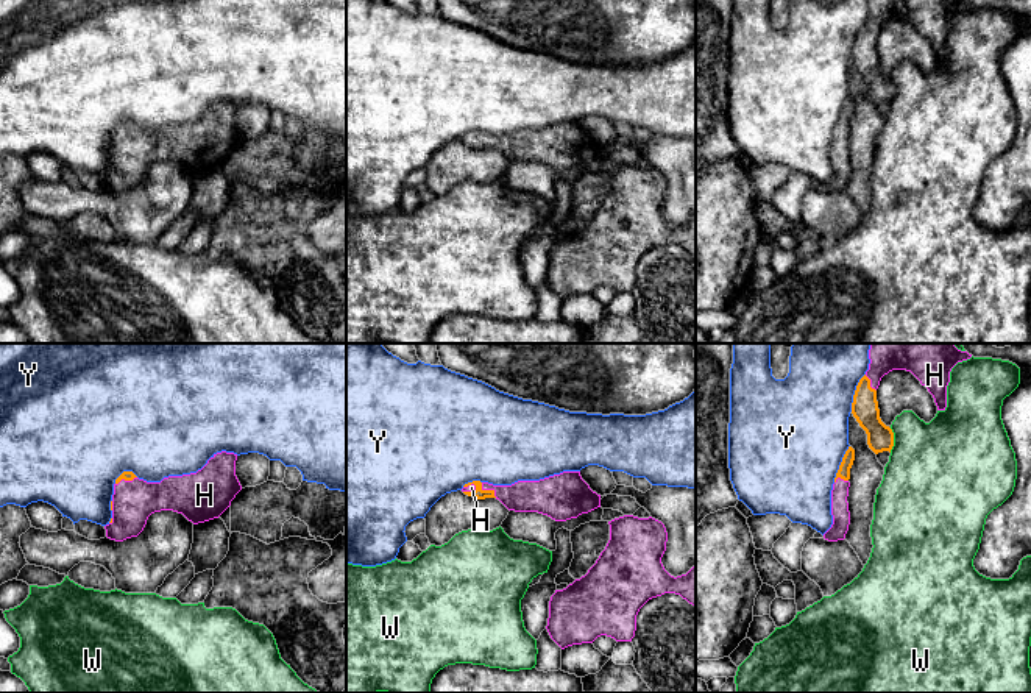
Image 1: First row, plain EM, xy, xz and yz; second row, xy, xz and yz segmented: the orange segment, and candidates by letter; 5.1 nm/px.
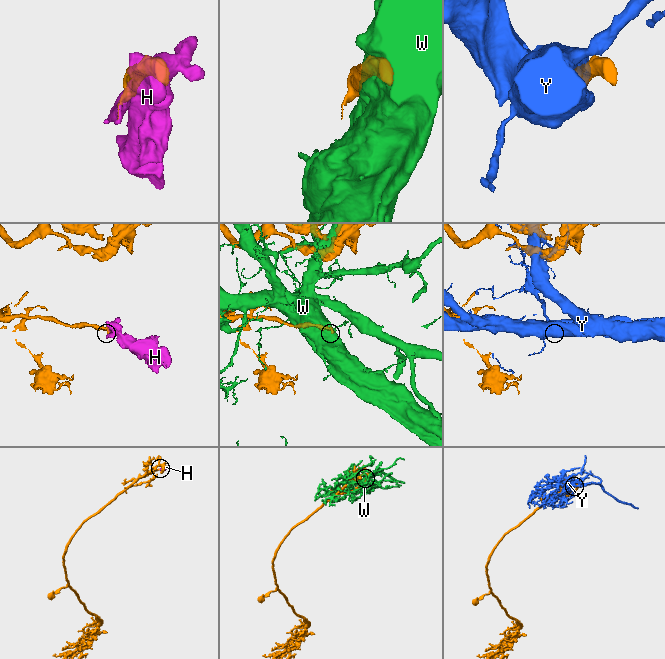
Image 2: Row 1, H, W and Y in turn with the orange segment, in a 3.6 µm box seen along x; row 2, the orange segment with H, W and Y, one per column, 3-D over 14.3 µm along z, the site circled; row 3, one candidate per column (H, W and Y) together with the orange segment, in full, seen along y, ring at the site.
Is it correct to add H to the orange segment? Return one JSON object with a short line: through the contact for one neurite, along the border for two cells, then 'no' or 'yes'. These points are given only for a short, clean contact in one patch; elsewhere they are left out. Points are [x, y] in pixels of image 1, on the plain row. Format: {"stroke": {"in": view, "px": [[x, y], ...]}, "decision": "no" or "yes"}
{"decision": "yes"}

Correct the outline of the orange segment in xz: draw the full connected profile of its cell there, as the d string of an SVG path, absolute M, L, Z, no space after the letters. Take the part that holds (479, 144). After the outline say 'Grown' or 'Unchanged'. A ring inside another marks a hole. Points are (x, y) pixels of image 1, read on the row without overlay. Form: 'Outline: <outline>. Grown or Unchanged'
Outline: M563 122L540 131L518 131L512 136L493 136L473 131L463 136L468 147L496 148L508 161L538 162L555 172L577 169L601 158L601 145L582 130L580 122Z. Grown

